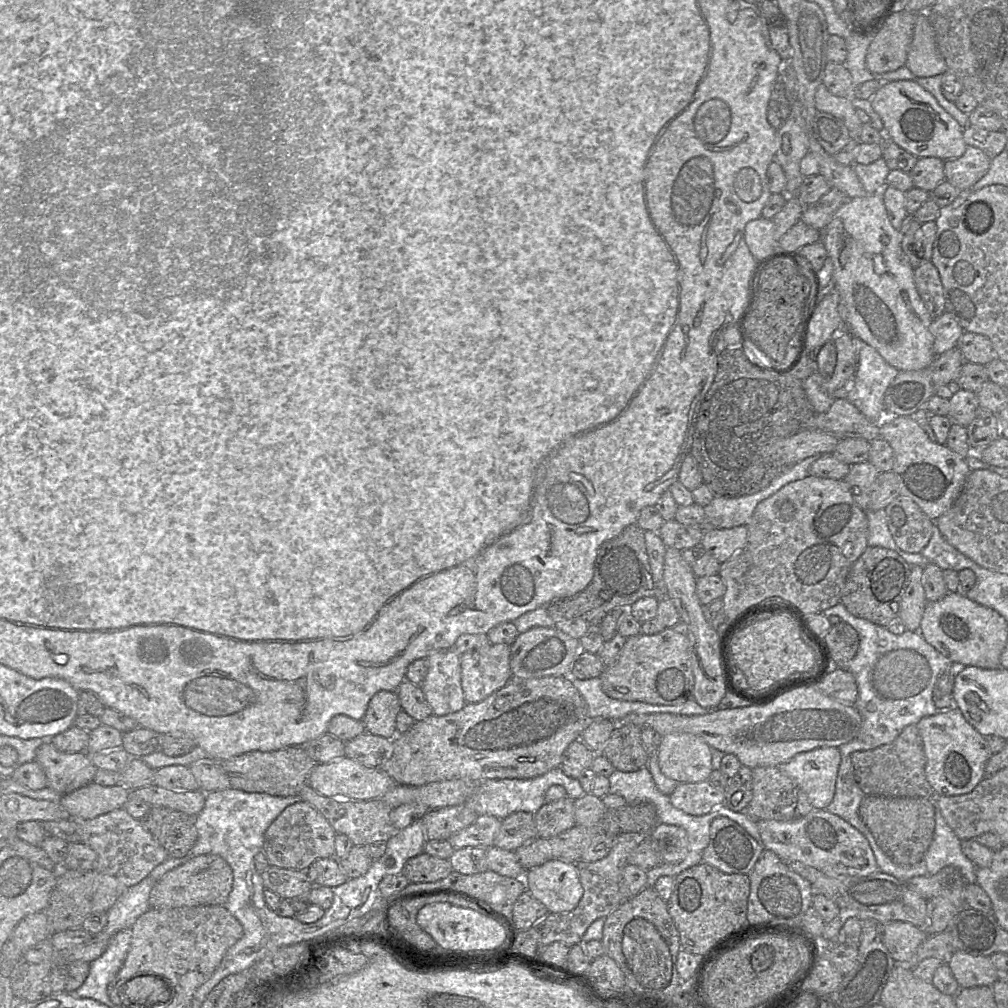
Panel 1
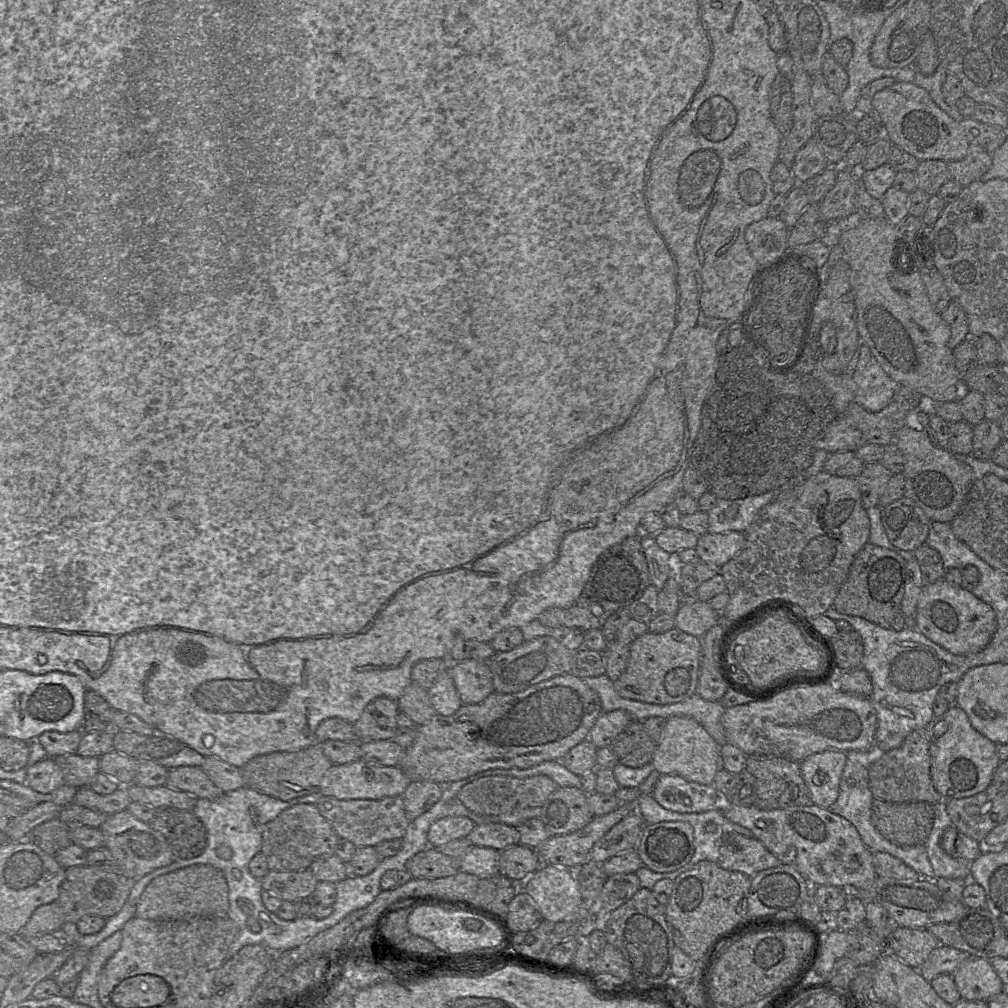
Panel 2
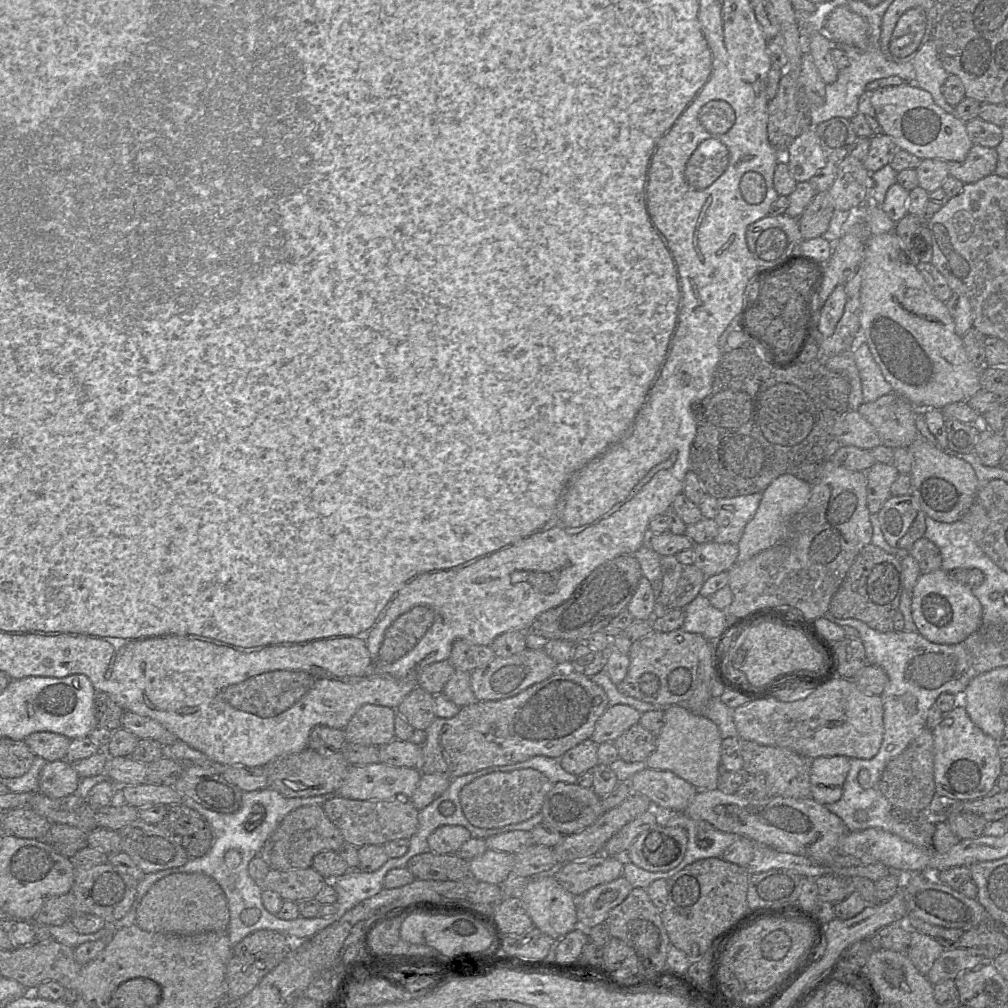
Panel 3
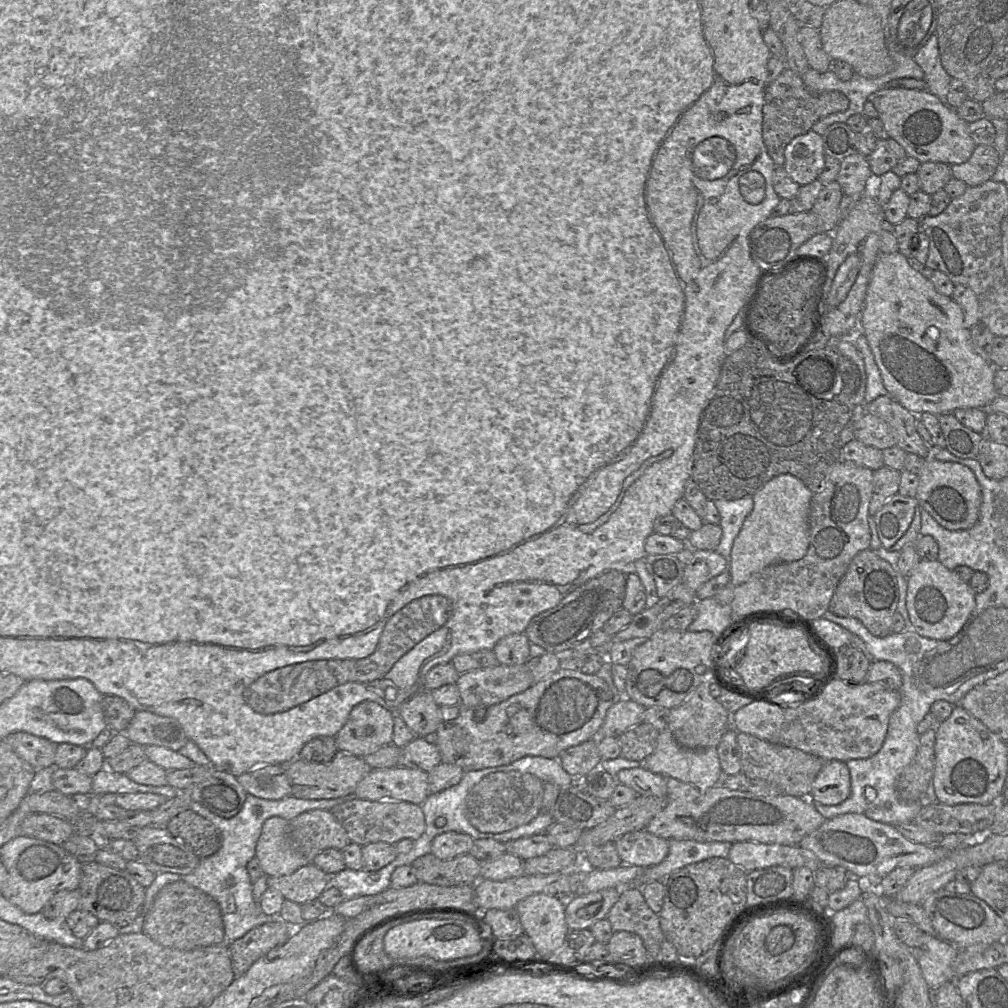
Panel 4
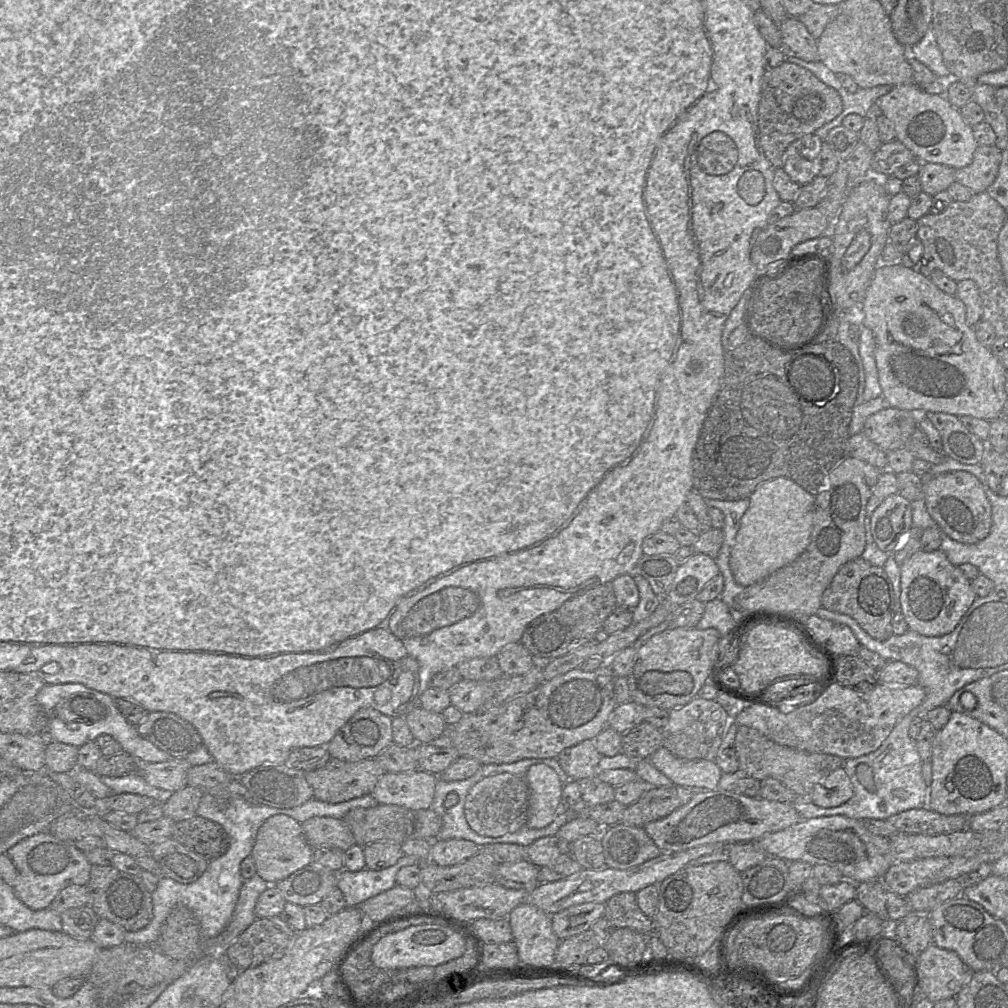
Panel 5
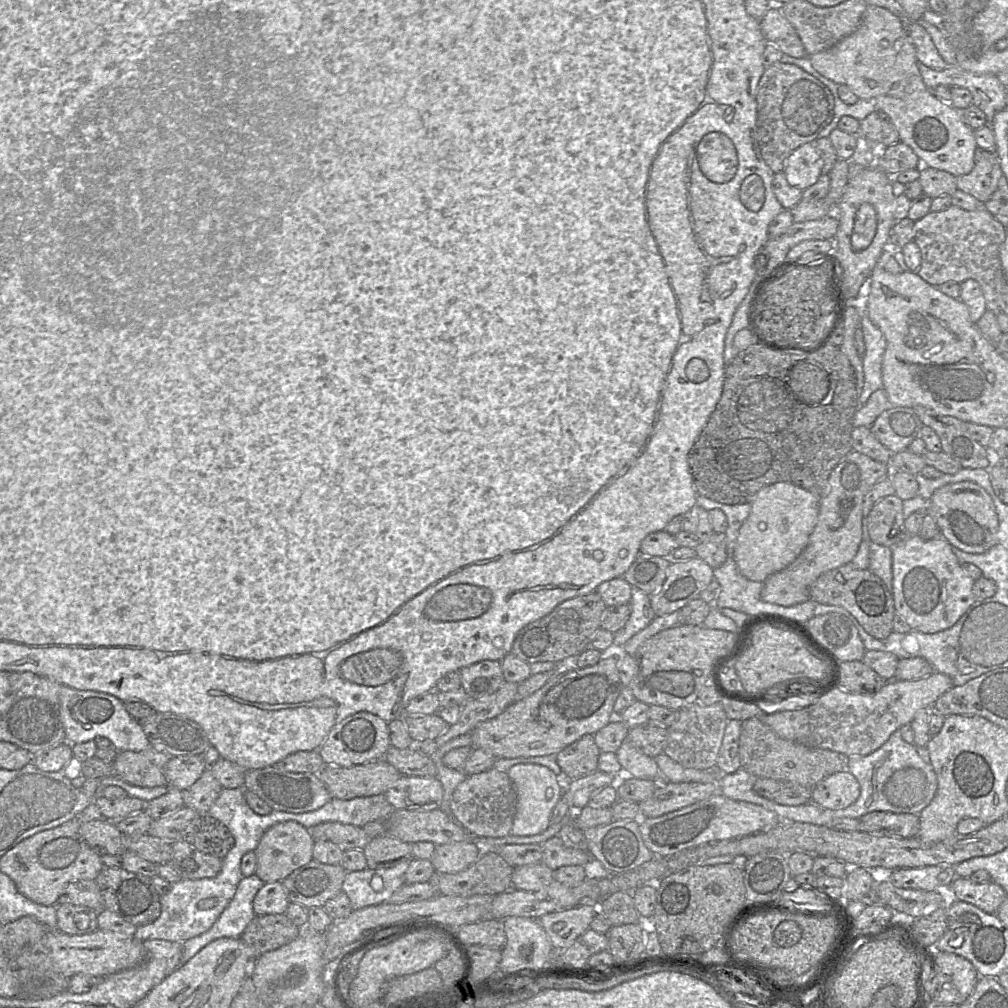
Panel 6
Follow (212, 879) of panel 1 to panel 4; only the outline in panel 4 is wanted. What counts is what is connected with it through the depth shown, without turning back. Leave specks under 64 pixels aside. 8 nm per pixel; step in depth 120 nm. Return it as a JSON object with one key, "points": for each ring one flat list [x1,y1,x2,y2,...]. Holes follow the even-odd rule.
{"points":[[182,880,169,883,158,892,144,918,142,931,156,943,185,951,226,943,218,903,200,889]]}

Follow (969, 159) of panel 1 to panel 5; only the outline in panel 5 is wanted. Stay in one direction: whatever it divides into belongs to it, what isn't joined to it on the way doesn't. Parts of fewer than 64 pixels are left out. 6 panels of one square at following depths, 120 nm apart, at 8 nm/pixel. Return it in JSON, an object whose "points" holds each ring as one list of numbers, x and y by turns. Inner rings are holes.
{"points":[[978,145,971,163,954,170,955,181,966,186,972,193,986,191,998,174,1001,151,996,145]]}

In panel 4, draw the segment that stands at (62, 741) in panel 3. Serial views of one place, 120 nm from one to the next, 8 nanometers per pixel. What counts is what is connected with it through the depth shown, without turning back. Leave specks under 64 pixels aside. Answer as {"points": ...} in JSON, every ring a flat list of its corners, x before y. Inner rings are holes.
{"points":[[14,732,3,739,35,771,54,765,57,743,27,732]]}

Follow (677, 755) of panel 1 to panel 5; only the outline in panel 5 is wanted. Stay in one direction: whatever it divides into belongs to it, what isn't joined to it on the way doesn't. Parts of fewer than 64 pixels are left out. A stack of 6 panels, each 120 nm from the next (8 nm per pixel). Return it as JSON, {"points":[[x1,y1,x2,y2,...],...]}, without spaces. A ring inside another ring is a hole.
{"points":[[664,746,651,755,649,762,674,785,692,790,717,789,722,776,722,771,715,761,683,759]]}

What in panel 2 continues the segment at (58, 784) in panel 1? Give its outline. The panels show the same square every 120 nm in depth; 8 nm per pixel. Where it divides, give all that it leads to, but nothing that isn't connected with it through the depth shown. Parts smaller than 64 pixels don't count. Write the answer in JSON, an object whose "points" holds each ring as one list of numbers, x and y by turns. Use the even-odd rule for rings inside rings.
{"points":[[73,753,57,756,54,760,63,771,63,785,71,785,77,789,89,785,100,771,98,757,81,756,78,753]]}

